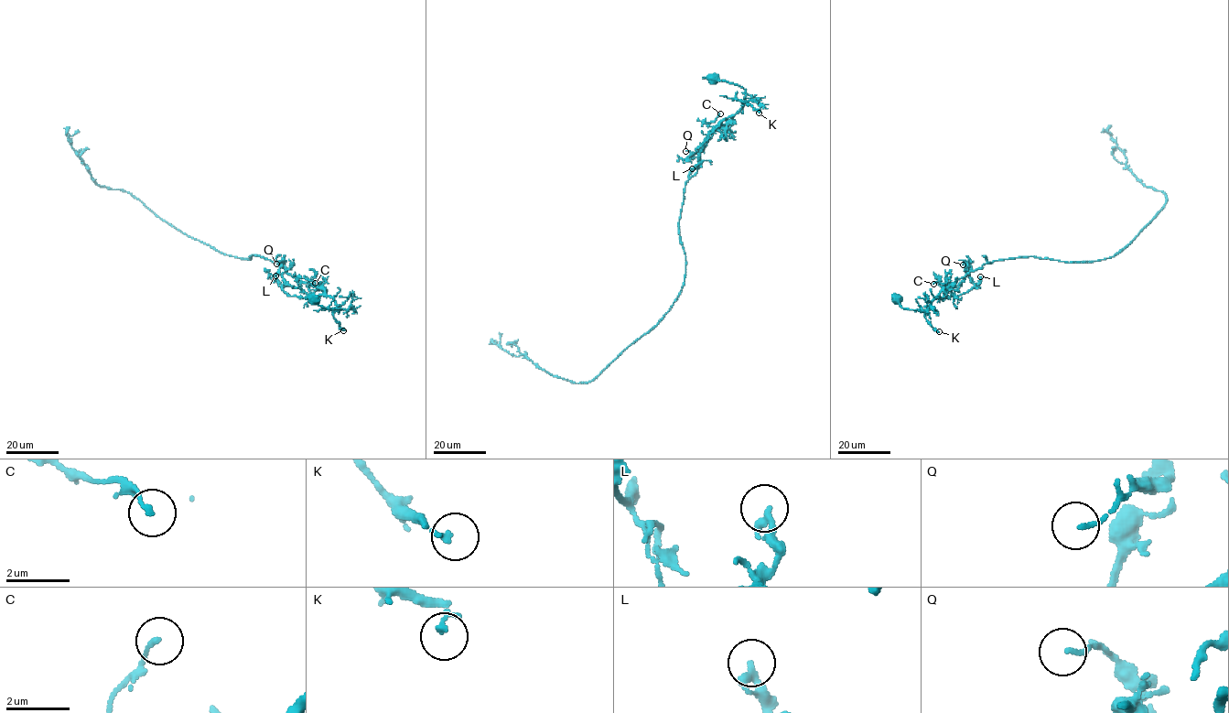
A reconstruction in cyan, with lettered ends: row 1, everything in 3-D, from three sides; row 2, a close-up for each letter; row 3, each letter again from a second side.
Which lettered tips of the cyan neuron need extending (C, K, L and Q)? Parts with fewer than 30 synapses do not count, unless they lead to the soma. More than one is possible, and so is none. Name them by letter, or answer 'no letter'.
no letter

